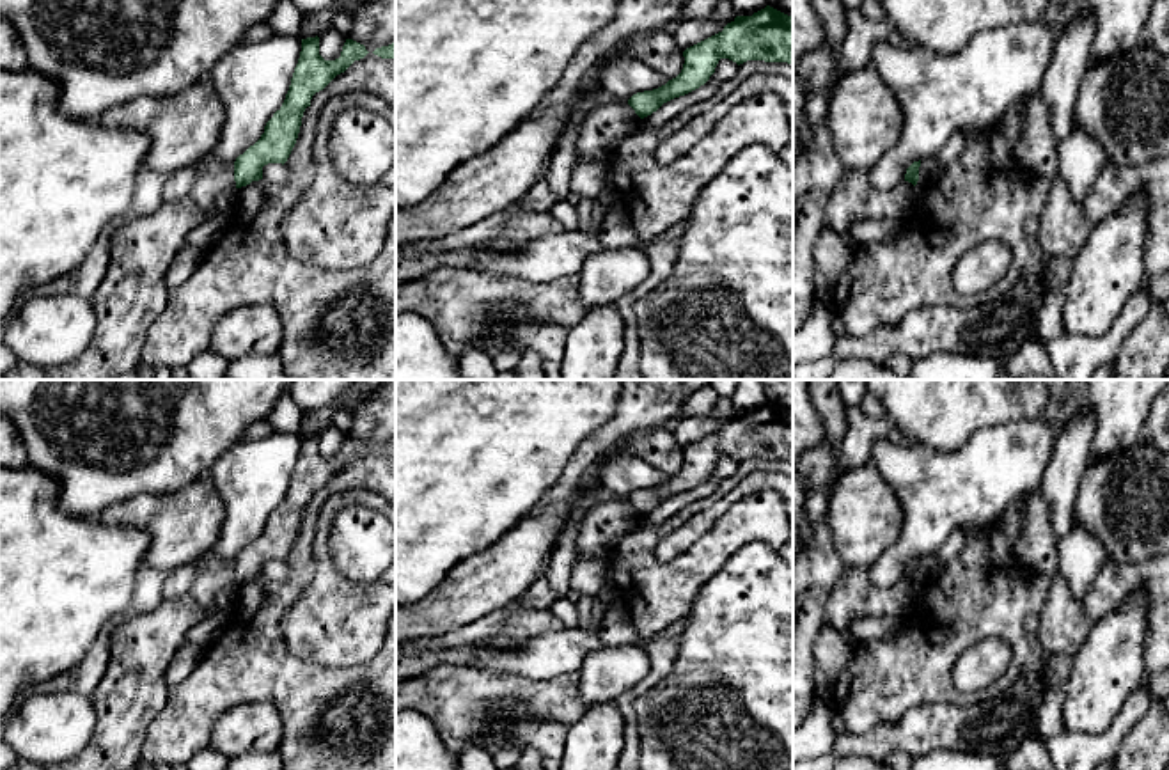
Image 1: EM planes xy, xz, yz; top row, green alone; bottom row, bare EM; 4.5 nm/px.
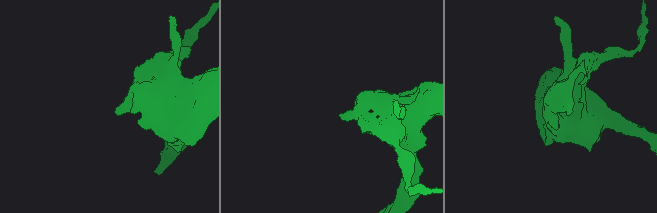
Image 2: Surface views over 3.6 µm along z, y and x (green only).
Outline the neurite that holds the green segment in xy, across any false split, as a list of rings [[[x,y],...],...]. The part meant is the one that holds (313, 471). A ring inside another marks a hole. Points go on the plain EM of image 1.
[[[319,435],[302,436],[302,449],[282,504],[266,520],[261,536],[234,559],[236,585],[263,577],[263,564],[286,561],[300,530],[302,515],[316,490],[323,488],[355,458],[367,452],[364,442],[346,436],[341,454],[325,458],[319,452]]]

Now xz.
[[[770,403],[752,413],[736,413],[722,429],[686,445],[683,454],[685,461],[676,475],[628,497],[640,516],[704,483],[720,456],[738,463],[747,458],[793,461],[793,415]]]

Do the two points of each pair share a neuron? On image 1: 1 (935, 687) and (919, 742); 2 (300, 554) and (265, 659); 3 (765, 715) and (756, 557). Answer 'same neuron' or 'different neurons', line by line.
1: different neurons
2: same neuron
3: same neuron

